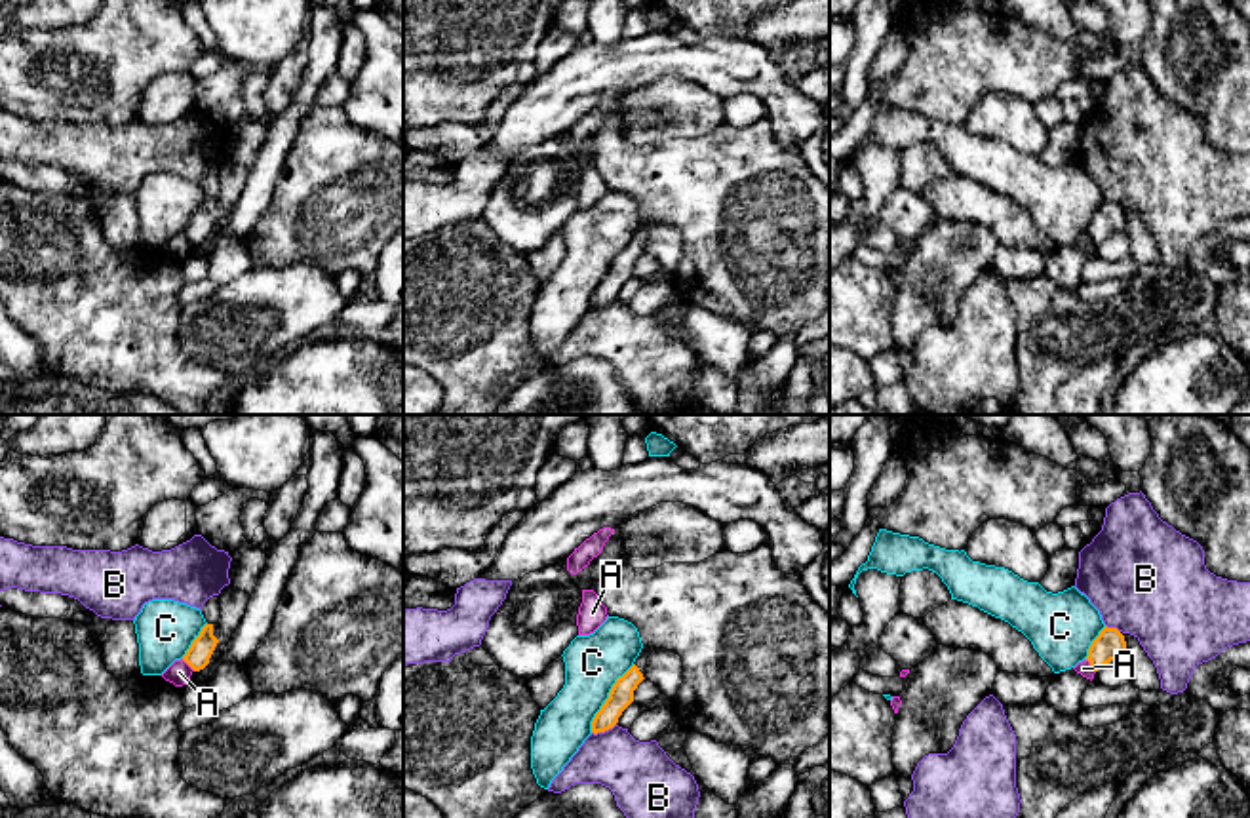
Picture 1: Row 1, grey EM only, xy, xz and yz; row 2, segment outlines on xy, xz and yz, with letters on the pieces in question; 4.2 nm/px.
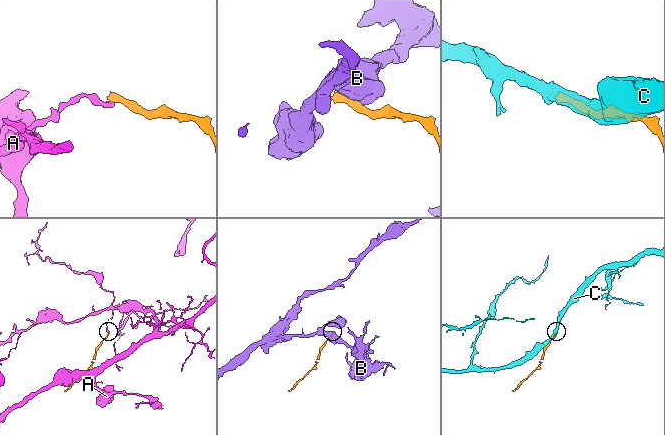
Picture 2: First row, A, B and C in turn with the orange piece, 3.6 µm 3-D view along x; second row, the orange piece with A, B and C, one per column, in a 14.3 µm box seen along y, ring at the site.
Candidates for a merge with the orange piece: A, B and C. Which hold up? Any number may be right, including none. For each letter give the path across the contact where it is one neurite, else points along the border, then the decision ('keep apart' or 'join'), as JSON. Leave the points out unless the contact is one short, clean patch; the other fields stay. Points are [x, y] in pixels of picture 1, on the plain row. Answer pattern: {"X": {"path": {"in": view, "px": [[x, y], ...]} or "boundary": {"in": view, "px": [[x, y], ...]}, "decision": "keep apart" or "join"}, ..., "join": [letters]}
{"A": {"boundary": {"in": "xy", "px": [[181, 233], [195, 244]]}, "decision": "keep apart"}, "B": {"boundary": {"in": "xz", "px": [[615, 297], [592, 307]]}, "decision": "keep apart"}, "C": {"decision": "keep apart"}, "join": []}

